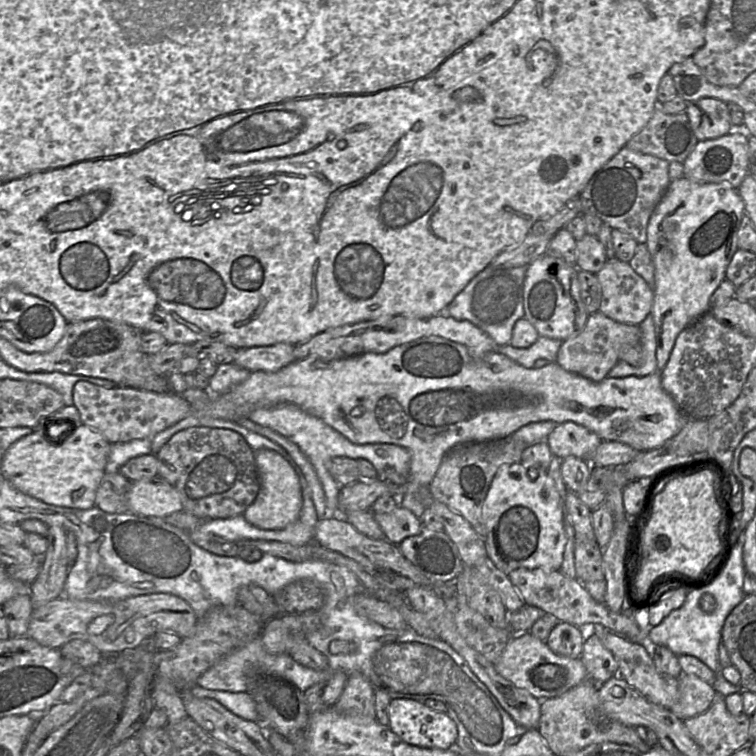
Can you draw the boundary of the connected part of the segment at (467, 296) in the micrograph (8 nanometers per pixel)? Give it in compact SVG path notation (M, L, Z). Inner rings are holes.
M489 264L455 296L444 313L456 320L471 322L499 347L510 344L515 323L524 318L523 283L527 267L502 268Z

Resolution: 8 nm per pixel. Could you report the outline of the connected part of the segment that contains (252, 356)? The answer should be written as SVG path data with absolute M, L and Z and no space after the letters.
M278 343L237 349L233 363L251 372L276 372L295 361L295 346Z

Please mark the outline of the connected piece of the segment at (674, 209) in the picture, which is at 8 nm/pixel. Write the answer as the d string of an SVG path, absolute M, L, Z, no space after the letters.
M685 176L670 181L663 197L652 212L647 225L647 238L645 244L654 264L654 299L650 314L653 317L655 328L656 359L658 371L663 370L664 366L666 365L679 333L697 318L709 311L710 297L719 286L719 284L722 282L722 280L726 279L725 273L727 266L734 253L739 249L737 243L737 231L744 214L744 202L739 195L738 190L732 187L729 183L698 183L686 178Z

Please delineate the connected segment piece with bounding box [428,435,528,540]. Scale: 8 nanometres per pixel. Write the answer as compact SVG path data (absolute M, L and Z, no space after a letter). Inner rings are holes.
M512 435L492 441L457 444L445 454L429 484L429 493L433 499L463 516L484 540L486 529L482 518L482 506L491 482L502 465L520 463L527 446Z

